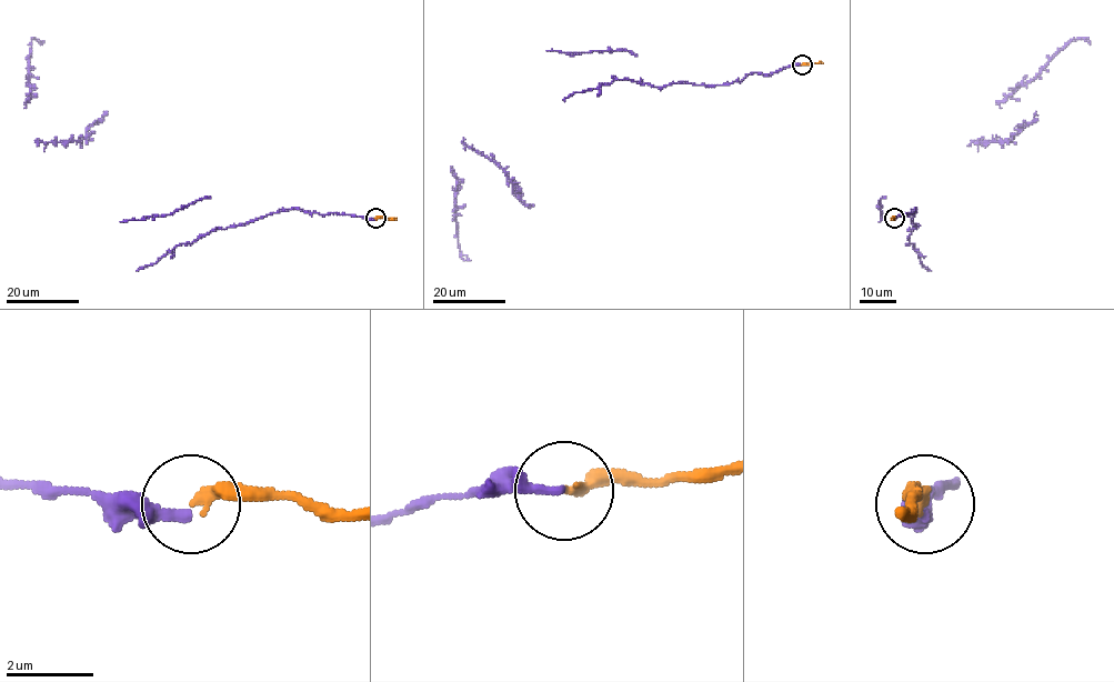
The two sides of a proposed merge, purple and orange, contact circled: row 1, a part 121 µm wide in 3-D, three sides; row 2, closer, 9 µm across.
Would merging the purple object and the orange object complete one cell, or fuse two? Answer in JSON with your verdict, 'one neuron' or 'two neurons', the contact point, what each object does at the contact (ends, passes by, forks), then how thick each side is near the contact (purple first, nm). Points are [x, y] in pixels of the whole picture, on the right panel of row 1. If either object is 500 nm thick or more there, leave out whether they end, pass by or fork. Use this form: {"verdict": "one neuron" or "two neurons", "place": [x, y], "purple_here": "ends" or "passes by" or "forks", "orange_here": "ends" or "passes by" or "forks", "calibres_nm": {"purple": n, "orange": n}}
{"verdict": "one neuron", "place": [894, 218], "purple_here": "ends", "orange_here": "ends", "calibres_nm": {"purple": 220, "orange": 260}}

